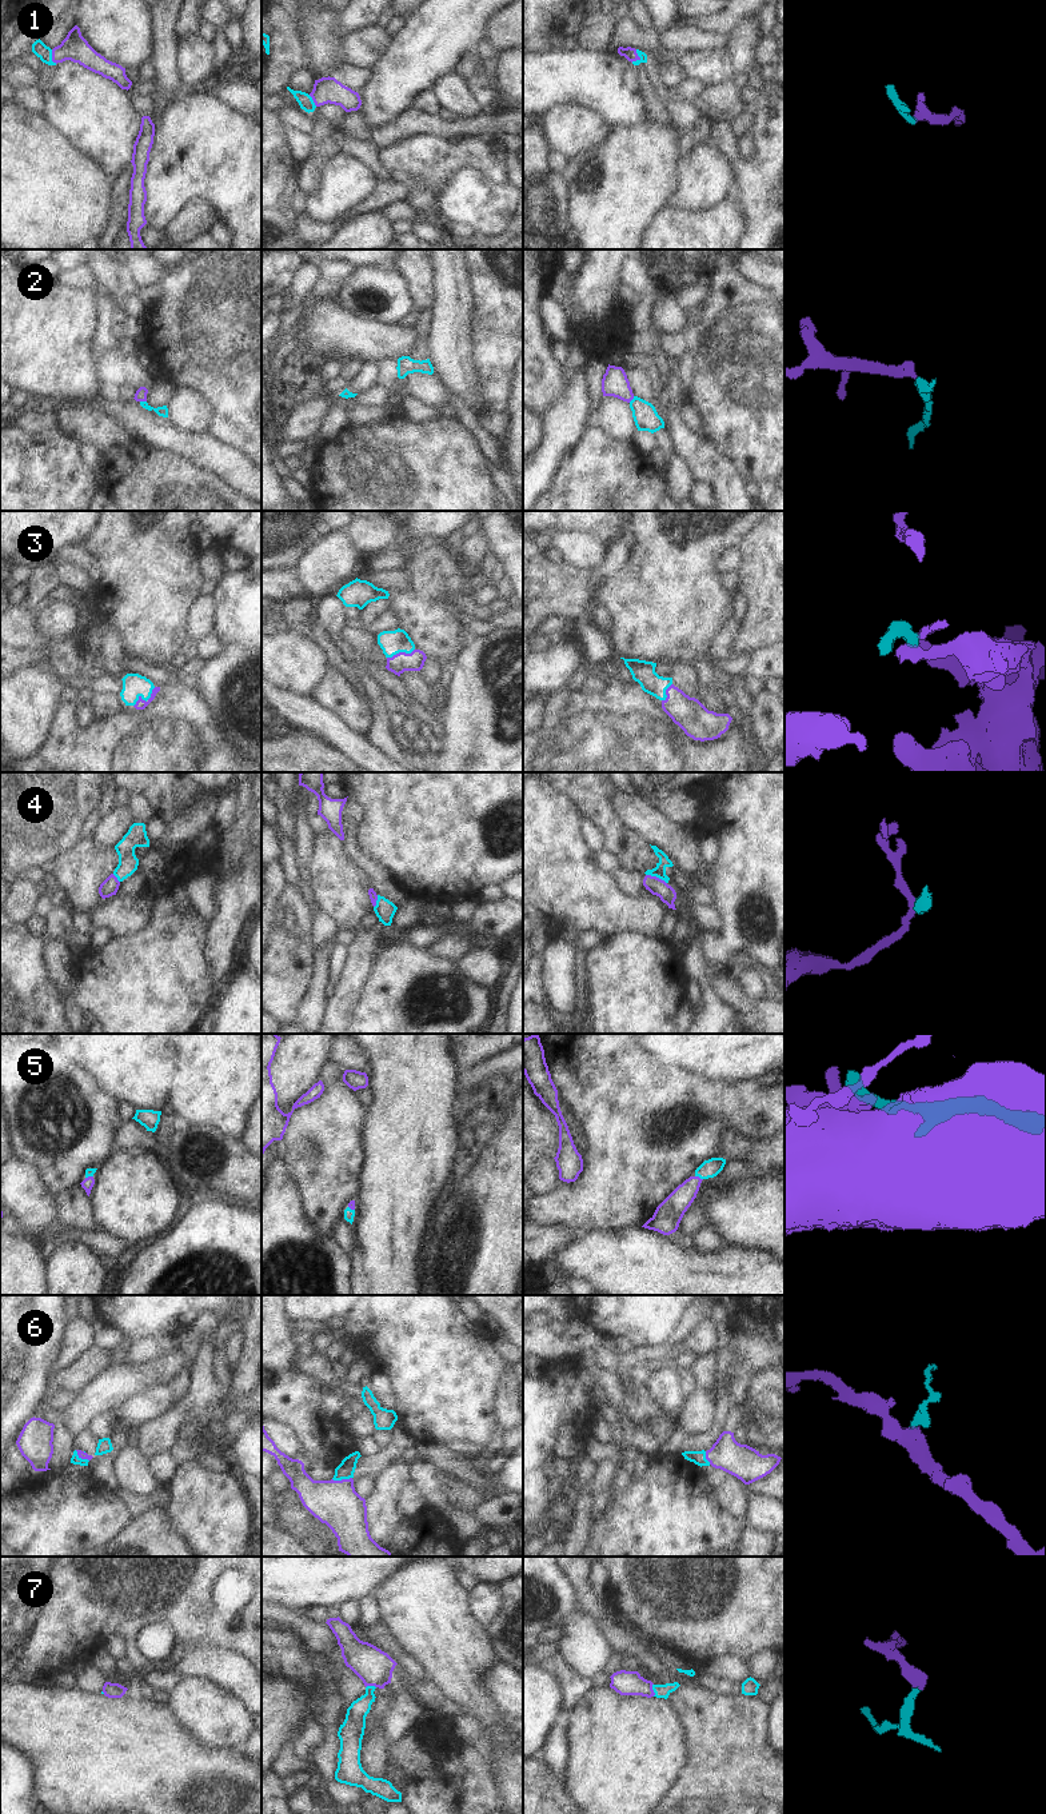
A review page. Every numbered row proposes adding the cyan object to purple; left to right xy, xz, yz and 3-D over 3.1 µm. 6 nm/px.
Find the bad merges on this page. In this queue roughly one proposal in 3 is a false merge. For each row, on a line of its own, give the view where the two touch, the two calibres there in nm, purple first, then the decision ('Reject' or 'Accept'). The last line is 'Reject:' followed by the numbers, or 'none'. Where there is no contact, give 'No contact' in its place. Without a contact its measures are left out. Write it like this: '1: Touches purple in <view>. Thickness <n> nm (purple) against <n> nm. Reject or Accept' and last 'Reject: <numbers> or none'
1: Touches purple in yz. Thickness 80 nm (purple) against 50 nm. Accept
2: Touches purple in xy. Thickness 70 nm (purple) against 60 nm. Accept
3: Touches purple in xy. Thickness 60 nm (purple) against 140 nm. Accept
4: Touches purple in yz. Thickness 100 nm (purple) against 80 nm. Reject
5: Touches purple in yz. Thickness 150 nm (purple) against 110 nm. Accept
6: Touches purple in xz. Thickness 280 nm (purple) against 100 nm. Accept
7: Touches purple in yz. Thickness 140 nm (purple) against 80 nm. Accept
Reject: 4.

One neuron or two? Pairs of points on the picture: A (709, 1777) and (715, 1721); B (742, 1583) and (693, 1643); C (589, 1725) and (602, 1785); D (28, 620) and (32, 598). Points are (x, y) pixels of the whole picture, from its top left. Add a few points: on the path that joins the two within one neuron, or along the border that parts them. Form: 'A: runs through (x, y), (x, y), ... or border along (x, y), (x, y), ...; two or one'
A: runs through (715, 1763), (715, 1734); one
B: runs through (733, 1598), (706, 1629); one
C: runs through (602, 1739), (602, 1770); one
D: border along (22, 604), (35, 610); two

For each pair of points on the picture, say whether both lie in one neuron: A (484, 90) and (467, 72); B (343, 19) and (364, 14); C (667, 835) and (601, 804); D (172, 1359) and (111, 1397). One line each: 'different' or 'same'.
A: same
B: same
C: different
D: same

